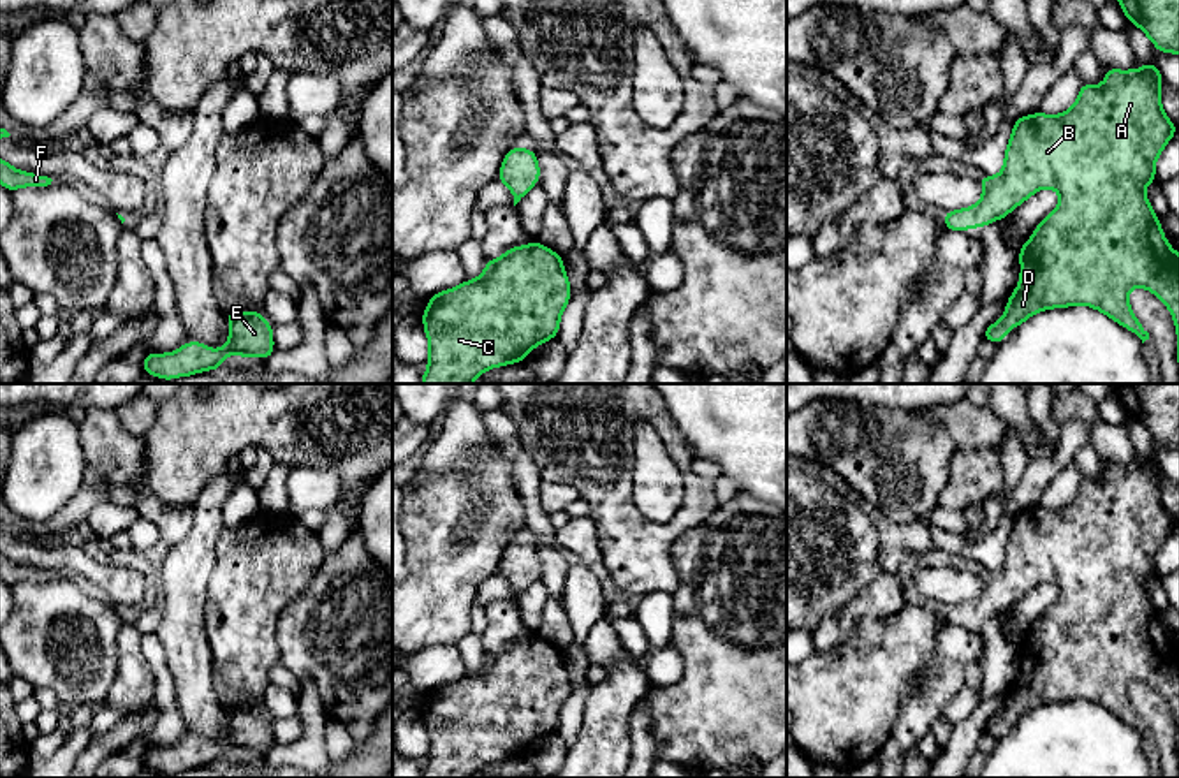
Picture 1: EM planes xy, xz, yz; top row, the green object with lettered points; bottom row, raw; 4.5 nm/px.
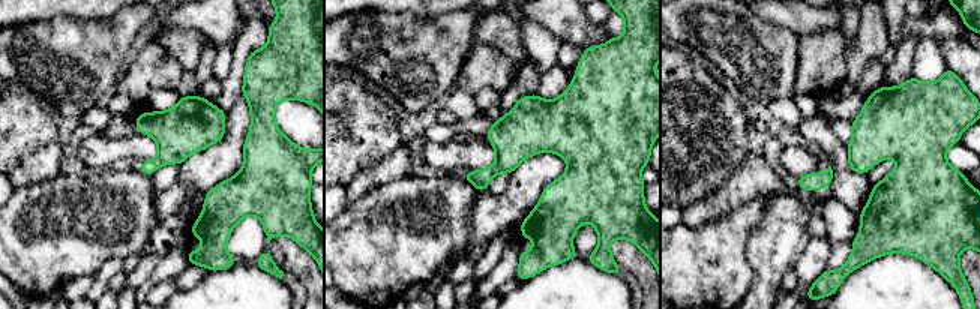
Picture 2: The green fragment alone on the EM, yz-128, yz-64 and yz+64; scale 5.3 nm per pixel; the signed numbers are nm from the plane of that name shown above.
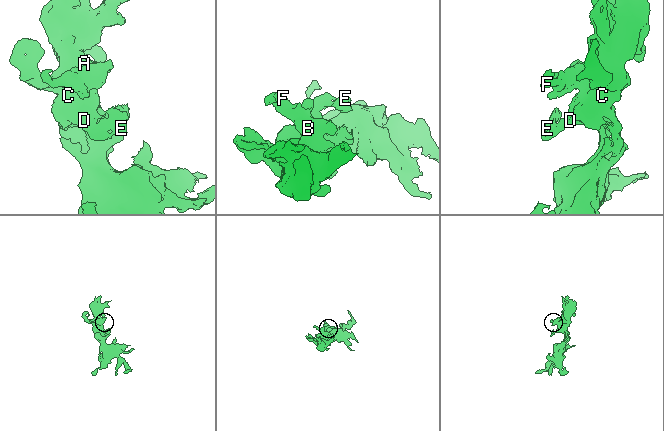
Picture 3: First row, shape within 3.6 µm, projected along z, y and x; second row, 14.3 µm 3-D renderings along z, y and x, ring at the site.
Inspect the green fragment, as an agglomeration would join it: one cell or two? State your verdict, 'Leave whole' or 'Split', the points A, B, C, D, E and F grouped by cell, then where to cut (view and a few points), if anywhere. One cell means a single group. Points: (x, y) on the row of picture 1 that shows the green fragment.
Leave whole. Groups: A B C D E F. No split

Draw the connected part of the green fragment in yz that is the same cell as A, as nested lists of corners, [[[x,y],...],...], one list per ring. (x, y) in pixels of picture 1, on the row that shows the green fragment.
[[[1153,63],[1128,72],[1107,67],[1105,81],[1100,86],[1084,83],[1068,111],[1056,116],[1040,111],[1031,116],[1019,116],[1005,150],[1001,174],[982,174],[984,192],[975,206],[945,211],[943,224],[952,232],[959,232],[1005,218],[1040,188],[1054,188],[1059,194],[1058,208],[1038,224],[1033,236],[1019,250],[1019,285],[1008,296],[1003,317],[984,331],[984,340],[1001,343],[1008,329],[1021,326],[1038,312],[1087,305],[1133,331],[1144,343],[1149,340],[1149,333],[1137,320],[1128,301],[1130,289],[1142,287],[1161,299],[1174,317],[1179,363],[1179,253],[1165,239],[1160,218],[1144,194],[1144,188],[1156,181],[1156,158],[1177,130],[1161,109],[1161,79],[1161,72]]]

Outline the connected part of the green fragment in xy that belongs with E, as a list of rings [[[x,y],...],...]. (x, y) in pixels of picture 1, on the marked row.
[[[225,312],[231,320],[229,343],[216,350],[208,349],[201,341],[181,345],[176,352],[153,354],[146,352],[143,371],[148,375],[172,380],[176,377],[188,377],[199,371],[220,370],[222,361],[231,354],[260,356],[267,361],[273,354],[273,327],[260,315],[260,312]]]

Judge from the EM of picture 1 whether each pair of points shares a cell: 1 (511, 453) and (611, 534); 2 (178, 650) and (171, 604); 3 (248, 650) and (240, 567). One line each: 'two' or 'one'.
1: two
2: one
3: one

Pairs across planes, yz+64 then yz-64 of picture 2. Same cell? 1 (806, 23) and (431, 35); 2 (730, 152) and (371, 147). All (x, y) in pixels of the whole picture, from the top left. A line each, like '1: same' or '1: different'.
1: different
2: same

